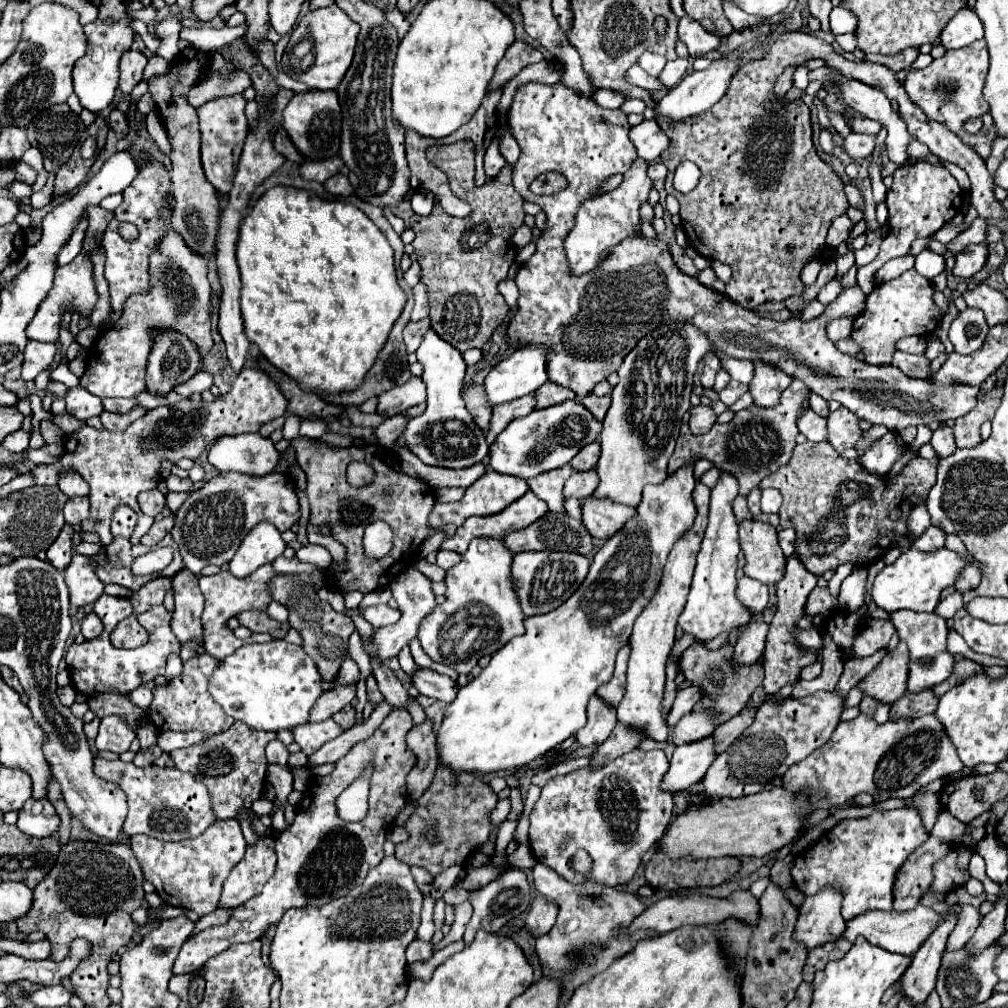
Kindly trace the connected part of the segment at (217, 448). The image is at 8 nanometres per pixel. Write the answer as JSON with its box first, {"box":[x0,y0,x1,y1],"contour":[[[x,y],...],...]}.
{"box":[209,433,281,475],"contour":[[[259,433],[225,435],[211,447],[209,463],[219,471],[271,475],[281,463],[281,453],[271,439],[265,439]]]}

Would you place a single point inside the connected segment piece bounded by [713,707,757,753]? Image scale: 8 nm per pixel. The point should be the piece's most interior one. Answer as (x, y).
(725, 734)

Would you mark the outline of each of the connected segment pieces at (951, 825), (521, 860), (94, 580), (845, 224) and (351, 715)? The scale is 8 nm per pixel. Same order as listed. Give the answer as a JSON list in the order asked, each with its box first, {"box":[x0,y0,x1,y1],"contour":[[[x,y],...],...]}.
[{"box":[931,809,966,842],"contour":[[[943,809],[938,815],[937,821],[931,831],[931,835],[954,842],[963,835],[965,827],[966,824],[960,822],[947,810]]]},{"box":[507,843,537,869],"contour":[[[525,843],[525,845],[519,845],[517,851],[513,855],[507,857],[507,863],[509,867],[519,867],[519,869],[531,869],[537,861],[533,859],[533,853],[531,853],[531,847]]]},{"box":[65,555,105,607],"contour":[[[73,555],[69,567],[65,569],[65,583],[69,587],[69,597],[73,607],[85,607],[95,603],[105,589],[105,583],[97,575],[97,563],[85,555]]]},{"box":[827,217,853,247],"contour":[[[839,217],[831,223],[829,227],[829,233],[827,233],[827,245],[829,247],[837,247],[841,241],[845,241],[849,237],[849,231],[853,229],[853,223],[849,217]]]},{"box":[333,707,356,729],"contour":[[[345,707],[339,713],[333,715],[333,721],[339,723],[343,729],[349,729],[356,724],[356,710],[353,707]]]}]

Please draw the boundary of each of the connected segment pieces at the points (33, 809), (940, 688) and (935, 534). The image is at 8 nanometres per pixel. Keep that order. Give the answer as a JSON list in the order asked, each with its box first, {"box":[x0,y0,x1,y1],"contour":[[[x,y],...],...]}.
[{"box":[17,799,59,837],"contour":[[[29,799],[19,809],[17,827],[31,837],[49,837],[59,831],[59,815],[49,799]]]},{"box":[933,659,983,697],"contour":[[[961,659],[961,661],[955,661],[955,667],[953,667],[953,673],[949,679],[945,679],[943,683],[939,683],[933,691],[941,697],[943,693],[947,693],[951,687],[955,687],[957,683],[961,683],[965,677],[971,677],[971,675],[977,675],[977,673],[983,673],[983,665],[971,661],[971,659]]]},{"box":[913,527,945,551],"contour":[[[929,527],[921,537],[919,537],[919,541],[913,545],[915,549],[919,549],[919,551],[935,551],[937,547],[943,547],[945,545],[945,531],[941,529],[941,527]]]}]

